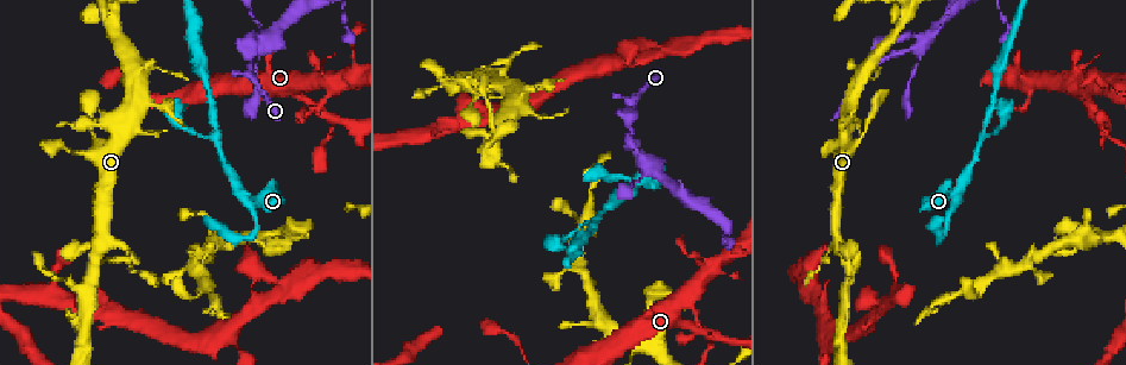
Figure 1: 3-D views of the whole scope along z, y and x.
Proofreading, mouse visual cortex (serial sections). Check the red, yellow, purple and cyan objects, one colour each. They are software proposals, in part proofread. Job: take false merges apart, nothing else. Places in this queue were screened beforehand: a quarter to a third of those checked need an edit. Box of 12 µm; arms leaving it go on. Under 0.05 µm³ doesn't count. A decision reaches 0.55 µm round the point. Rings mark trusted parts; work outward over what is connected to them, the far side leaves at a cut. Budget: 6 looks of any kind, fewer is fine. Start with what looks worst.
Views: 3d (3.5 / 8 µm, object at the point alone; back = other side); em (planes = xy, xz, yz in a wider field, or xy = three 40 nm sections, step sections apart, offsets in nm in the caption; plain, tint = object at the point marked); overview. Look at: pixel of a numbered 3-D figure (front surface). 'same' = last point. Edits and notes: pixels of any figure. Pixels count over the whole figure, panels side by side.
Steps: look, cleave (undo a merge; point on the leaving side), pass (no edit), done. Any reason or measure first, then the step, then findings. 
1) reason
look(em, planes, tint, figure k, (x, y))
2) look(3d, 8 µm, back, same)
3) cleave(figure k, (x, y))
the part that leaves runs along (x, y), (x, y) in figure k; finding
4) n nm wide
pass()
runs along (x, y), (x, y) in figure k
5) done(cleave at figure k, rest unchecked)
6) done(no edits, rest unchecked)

sharp bend
look(3d, 3.5 µm, figure 1, (493, 147))

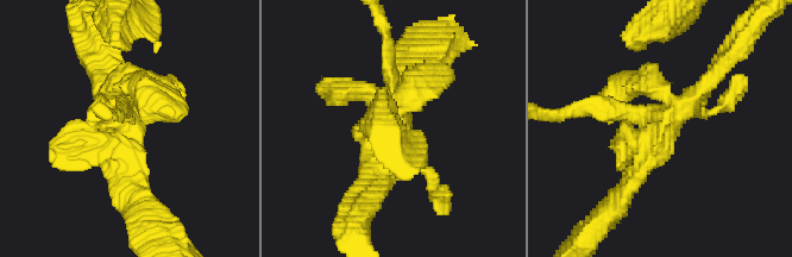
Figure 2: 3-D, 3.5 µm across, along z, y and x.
look(em, xy, step 5, tint, figure 2, (657, 133))

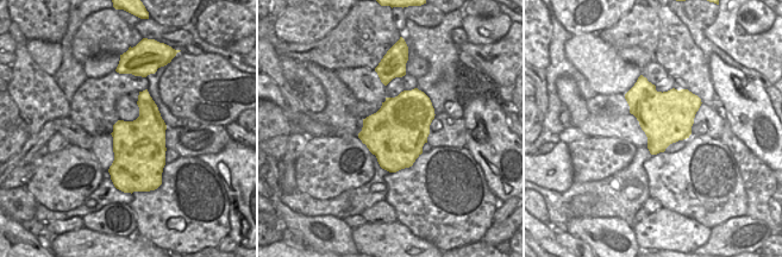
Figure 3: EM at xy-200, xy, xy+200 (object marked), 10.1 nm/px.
pass()
continuous, no second cell

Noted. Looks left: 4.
sharp bend
look(3d, 8 µm, figure 1, (252, 63))

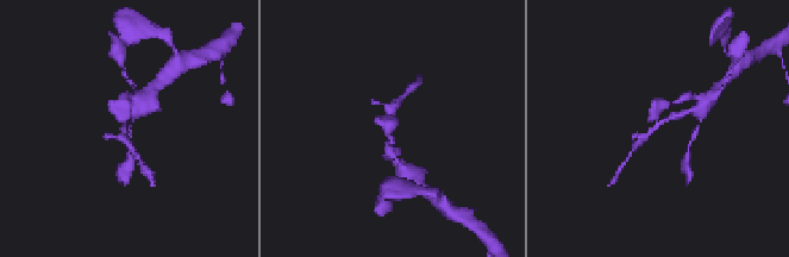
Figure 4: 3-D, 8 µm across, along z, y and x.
3 arms; arms of 200, 200, 300 nm
look(em, xy, step 5, tint, figure 4, (122, 125))

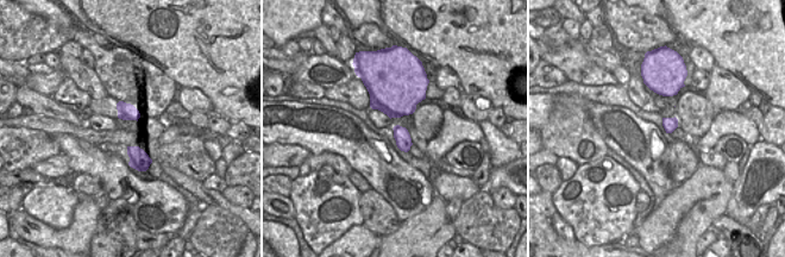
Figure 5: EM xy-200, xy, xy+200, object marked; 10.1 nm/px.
260 nm wide
pass()
runs along (634, 149), (659, 123), (686, 113) in figure 4; one cell here

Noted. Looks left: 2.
arms part here
look(3d, 3.5 µm, back, figure 1, (239, 193))

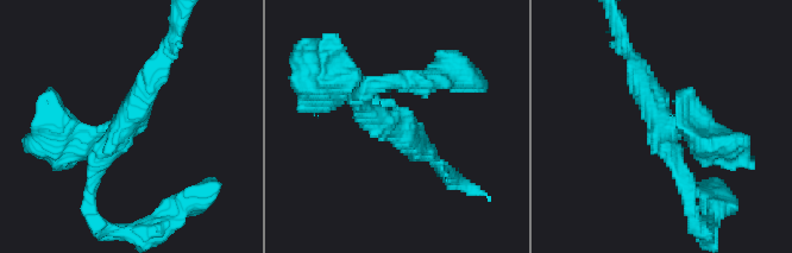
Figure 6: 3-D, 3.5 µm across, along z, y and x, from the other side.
3 arms; arms of 250, 350, 350 nm; now the EM
look(em, planes, tint, figure 6, (392, 118))

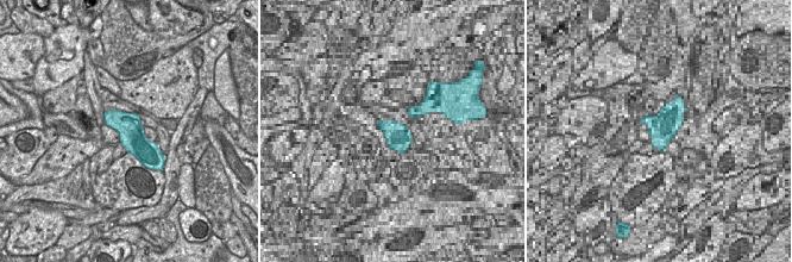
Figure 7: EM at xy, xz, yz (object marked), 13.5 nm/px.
pass()
runs along (66, 144), (125, 125), (157, 63) in figure 6; continuous, no second cell

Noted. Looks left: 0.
done(no edits, rest unchecked)

